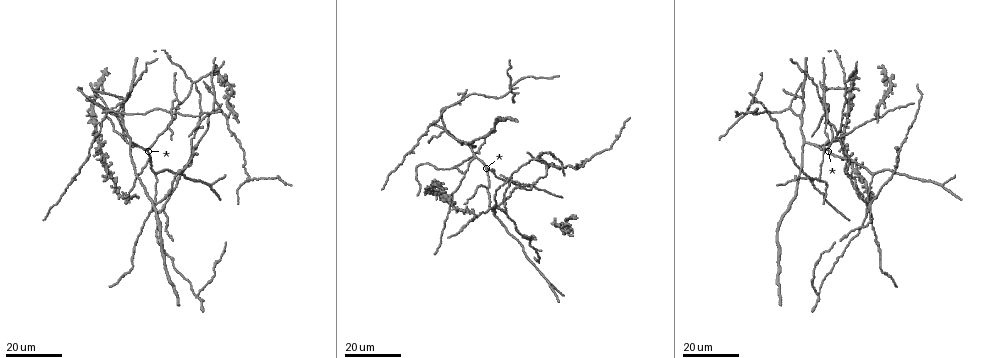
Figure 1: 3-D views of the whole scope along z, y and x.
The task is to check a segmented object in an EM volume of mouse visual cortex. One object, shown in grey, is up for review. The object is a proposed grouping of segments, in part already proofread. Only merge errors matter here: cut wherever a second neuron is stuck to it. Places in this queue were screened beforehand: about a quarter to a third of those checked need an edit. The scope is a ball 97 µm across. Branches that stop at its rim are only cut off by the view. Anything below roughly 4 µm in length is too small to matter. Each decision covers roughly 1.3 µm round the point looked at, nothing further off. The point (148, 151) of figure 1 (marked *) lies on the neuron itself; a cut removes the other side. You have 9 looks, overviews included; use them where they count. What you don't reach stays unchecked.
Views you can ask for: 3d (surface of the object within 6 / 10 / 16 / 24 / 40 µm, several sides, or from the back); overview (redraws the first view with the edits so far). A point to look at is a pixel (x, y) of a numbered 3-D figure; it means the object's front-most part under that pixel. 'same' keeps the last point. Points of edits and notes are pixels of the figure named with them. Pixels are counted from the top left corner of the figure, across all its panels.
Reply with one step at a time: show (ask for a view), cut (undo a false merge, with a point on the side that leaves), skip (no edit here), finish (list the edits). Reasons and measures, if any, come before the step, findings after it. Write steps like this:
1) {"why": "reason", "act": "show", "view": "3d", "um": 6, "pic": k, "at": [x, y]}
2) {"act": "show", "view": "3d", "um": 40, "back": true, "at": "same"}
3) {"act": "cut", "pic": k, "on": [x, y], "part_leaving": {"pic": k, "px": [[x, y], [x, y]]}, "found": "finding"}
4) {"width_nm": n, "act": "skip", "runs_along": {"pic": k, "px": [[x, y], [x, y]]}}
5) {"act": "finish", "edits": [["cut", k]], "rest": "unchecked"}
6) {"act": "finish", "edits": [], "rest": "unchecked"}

{"act": "show", "view": "3d", "um": 16, "pic": 1, "at": [458, 139]}

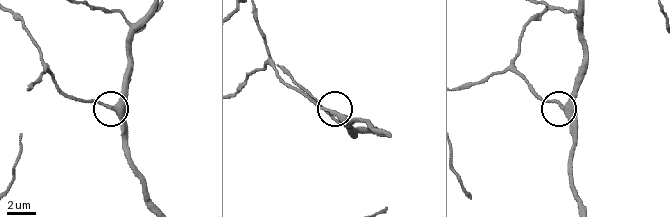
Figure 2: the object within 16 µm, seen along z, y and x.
{"act": "show", "view": "3d", "um": 10, "pic": 2, "at": [111, 107]}

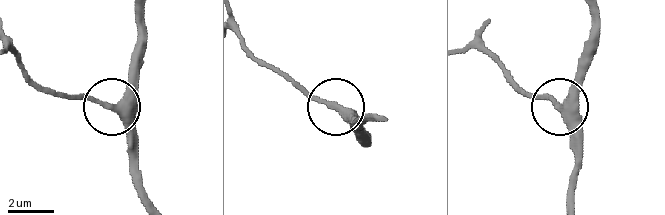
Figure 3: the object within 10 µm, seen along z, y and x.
{"width_nm": 360, "act": "skip", "runs_along": {"pic": 3, "px": [[571, 198], [577, 129], [563, 106], [586, 68]]}, "found": "continuous, no second neuron"}

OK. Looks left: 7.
{"why": "thin arm on a thick one", "act": "show", "view": "3d", "um": 24, "pic": 1, "at": [801, 99]}

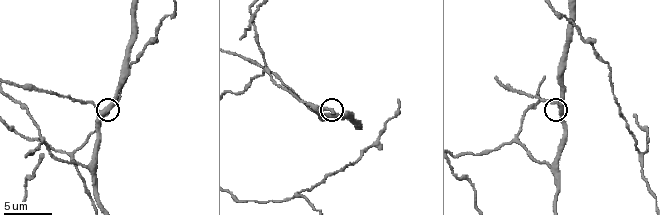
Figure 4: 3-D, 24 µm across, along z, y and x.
{"act": "show", "view": "3d", "um": 10, "pic": 4, "at": [561, 112]}

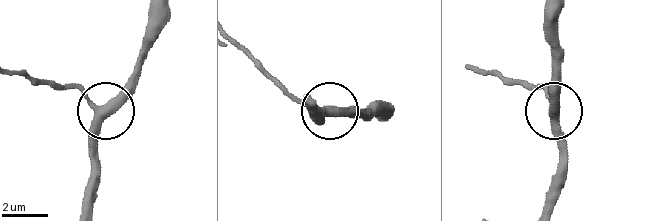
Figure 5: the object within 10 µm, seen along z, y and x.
{"width_nm": 320, "act": "skip", "runs_along": {"pic": 5, "px": [[87, 205], [104, 114], [81, 91], [66, 85]]}, "found": "all the same neuron"}

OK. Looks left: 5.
{"why": "four-way junction", "act": "show", "view": "3d", "um": 24, "pic": 1, "at": [442, 195]}

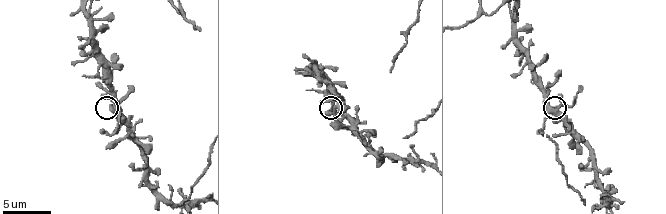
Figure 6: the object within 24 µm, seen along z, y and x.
{"act": "show", "view": "3d", "um": 6, "pic": 6, "at": [336, 108]}

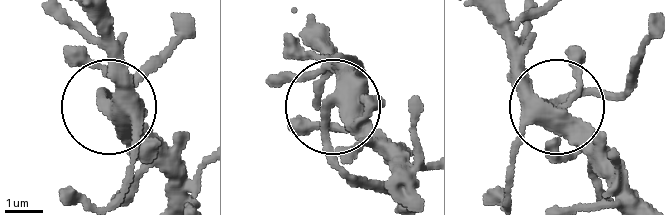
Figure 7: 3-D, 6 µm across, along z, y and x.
{"arms": 4, "act": "skip", "found": "one neuron here"}

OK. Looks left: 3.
{"why": "three-way junction", "act": "show", "view": "3d", "um": 16, "pic": 4, "at": [641, 155]}

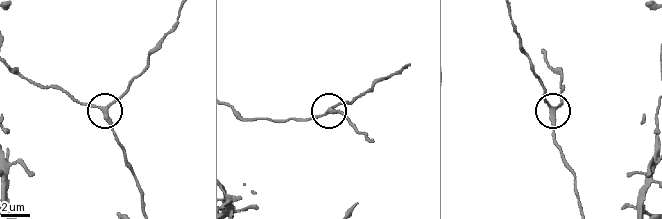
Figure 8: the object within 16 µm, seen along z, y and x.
{"act": "show", "view": "3d", "um": 16, "back": true, "pic": 8, "at": [106, 107]}

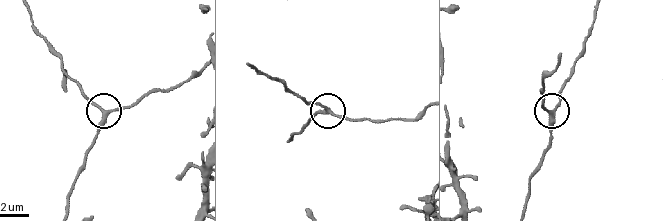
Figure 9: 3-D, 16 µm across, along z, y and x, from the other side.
{"arms": 3, "act": "skip", "runs_along": {"pic": 9, "px": [[67, 206], [103, 112], [136, 105]]}, "found": "one neuron here"}

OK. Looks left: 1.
{"act": "finish", "edits": [], "rest": "unchecked"}

